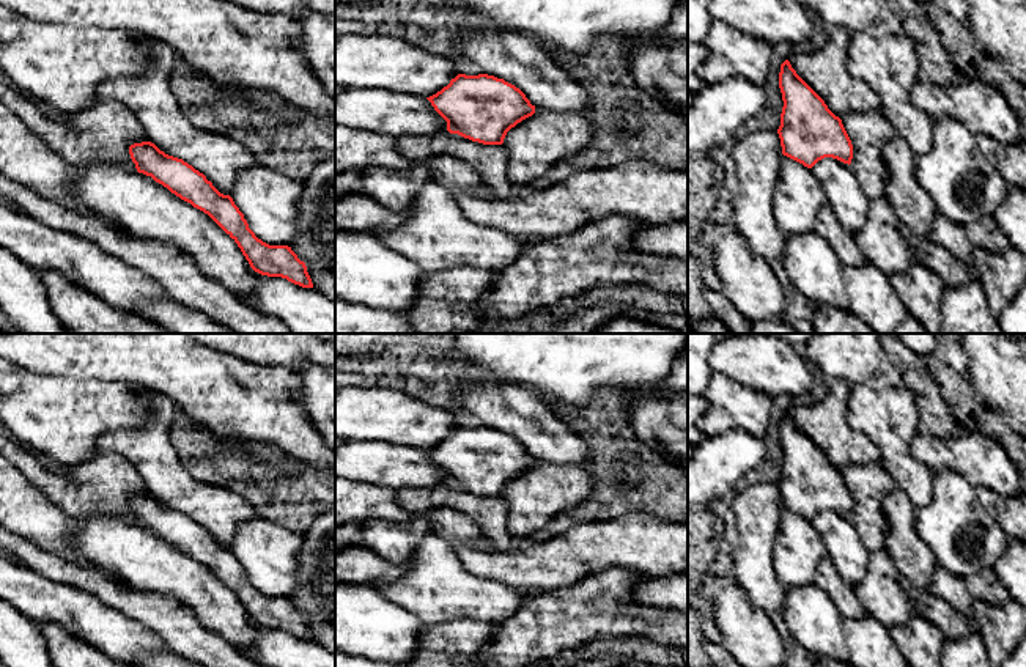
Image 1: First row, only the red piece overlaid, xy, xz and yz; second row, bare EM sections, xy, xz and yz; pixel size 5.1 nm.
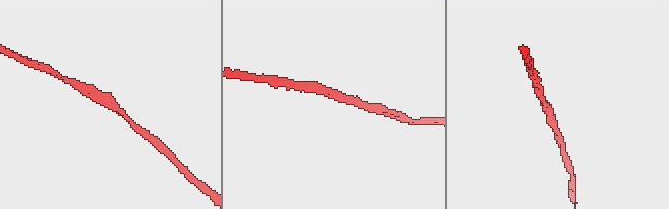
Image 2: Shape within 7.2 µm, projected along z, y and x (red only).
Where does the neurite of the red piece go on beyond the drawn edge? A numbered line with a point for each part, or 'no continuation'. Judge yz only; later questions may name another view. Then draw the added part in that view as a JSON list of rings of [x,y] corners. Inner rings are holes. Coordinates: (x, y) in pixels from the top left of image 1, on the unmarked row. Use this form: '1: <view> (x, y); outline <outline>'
no continuation

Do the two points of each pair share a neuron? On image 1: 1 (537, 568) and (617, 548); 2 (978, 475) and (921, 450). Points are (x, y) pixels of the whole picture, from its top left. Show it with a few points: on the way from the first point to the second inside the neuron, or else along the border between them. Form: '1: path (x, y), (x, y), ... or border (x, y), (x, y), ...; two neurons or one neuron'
1: path (557, 562), (584, 549), (597, 548); one neuron
2: path (963, 461), (955, 453), (935, 452); one neuron

